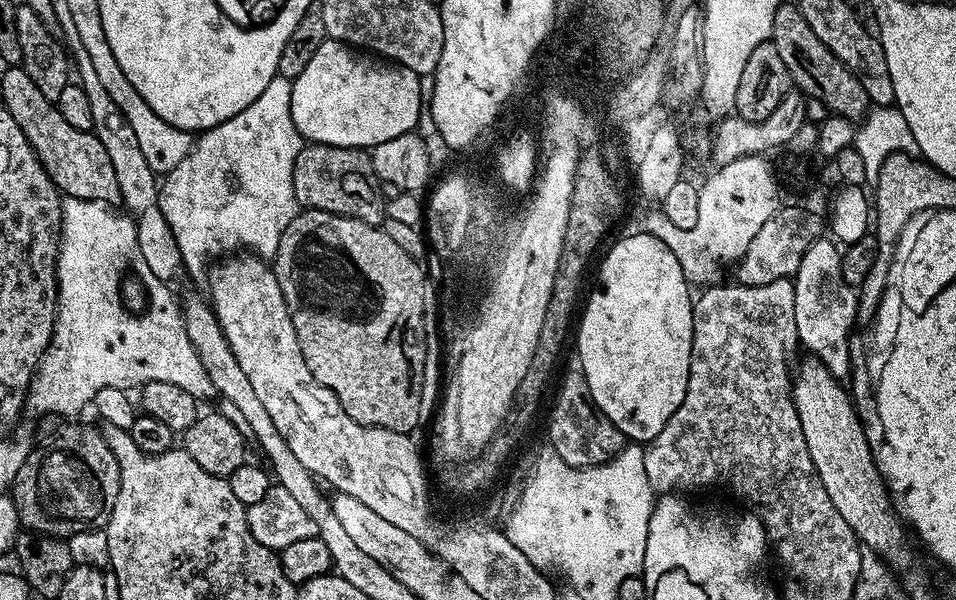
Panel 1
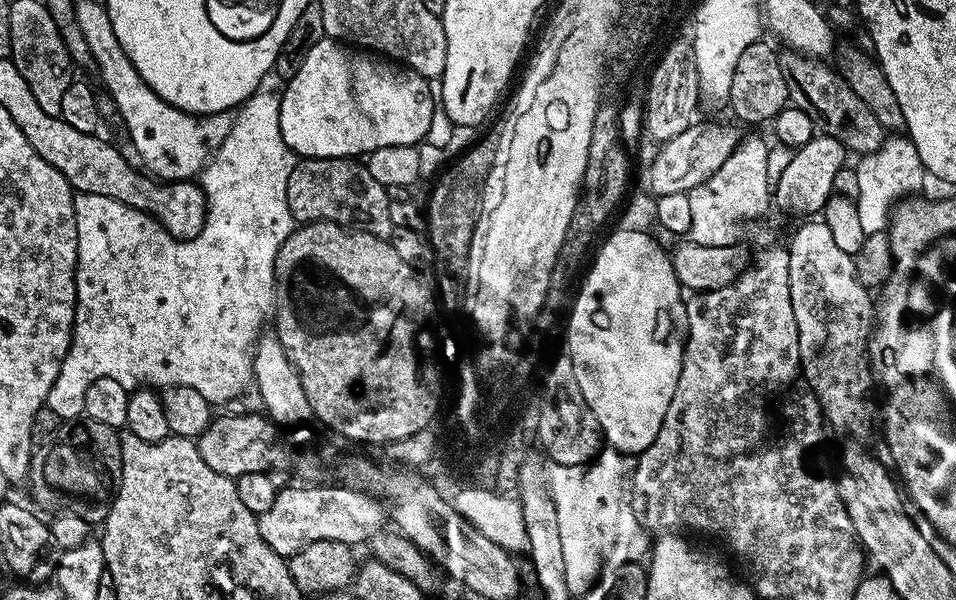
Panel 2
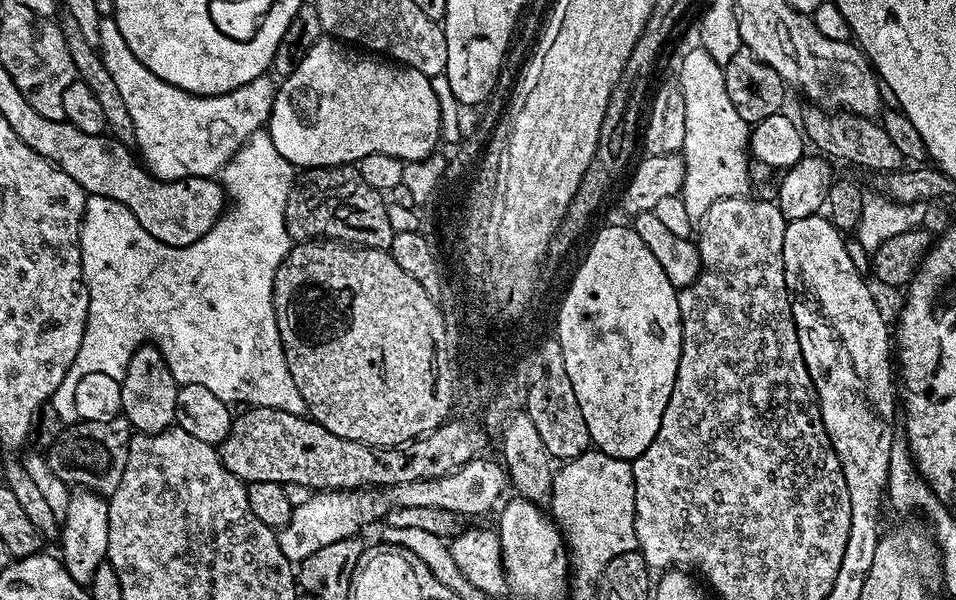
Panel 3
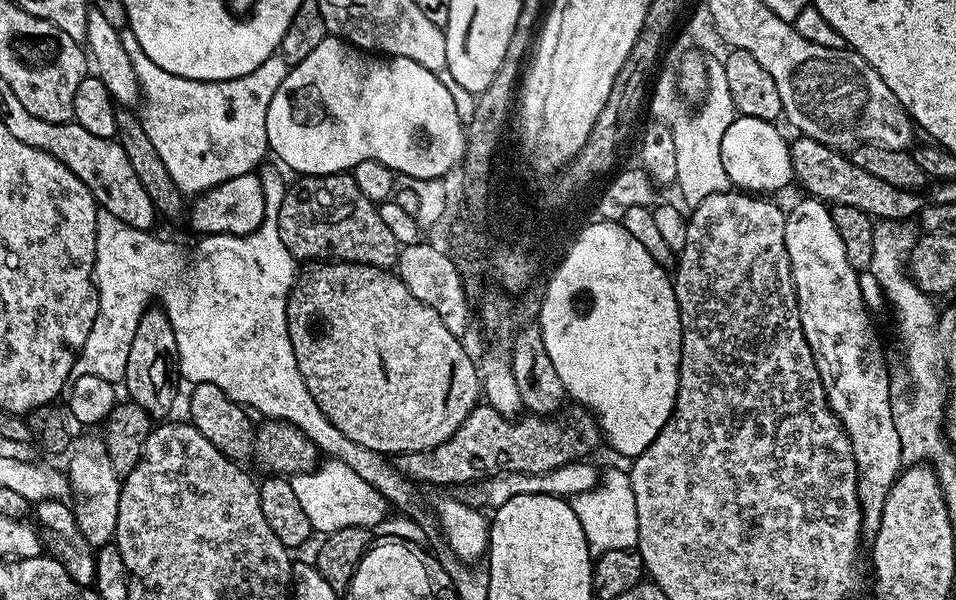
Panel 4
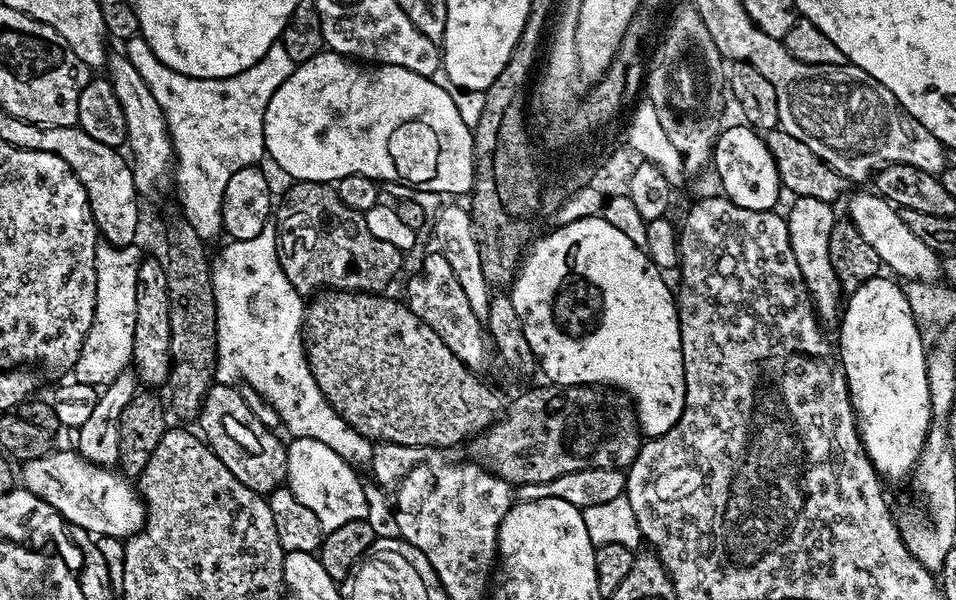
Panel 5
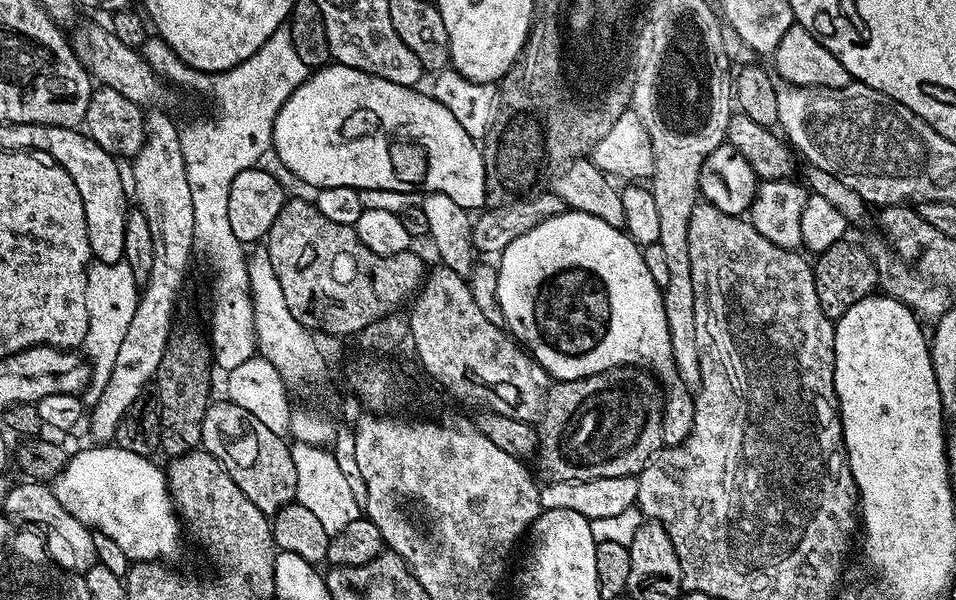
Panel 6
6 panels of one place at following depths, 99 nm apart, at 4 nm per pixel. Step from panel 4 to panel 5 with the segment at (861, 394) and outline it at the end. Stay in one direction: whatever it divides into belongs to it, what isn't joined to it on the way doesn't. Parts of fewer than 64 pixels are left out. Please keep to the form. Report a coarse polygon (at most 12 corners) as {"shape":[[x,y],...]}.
{"shape":[[795,197],[790,246],[821,321],[842,312],[828,239],[837,213]]}

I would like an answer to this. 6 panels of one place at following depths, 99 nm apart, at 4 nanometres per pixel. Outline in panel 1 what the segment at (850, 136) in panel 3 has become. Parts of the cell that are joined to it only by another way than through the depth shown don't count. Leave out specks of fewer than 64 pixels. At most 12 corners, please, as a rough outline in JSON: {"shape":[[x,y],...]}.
{"shape":[[795,3],[774,14],[770,42],[791,83],[831,115],[859,122],[862,82],[814,34]]}

